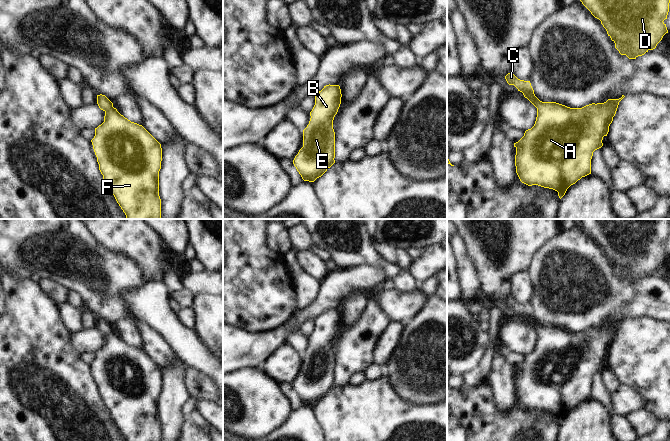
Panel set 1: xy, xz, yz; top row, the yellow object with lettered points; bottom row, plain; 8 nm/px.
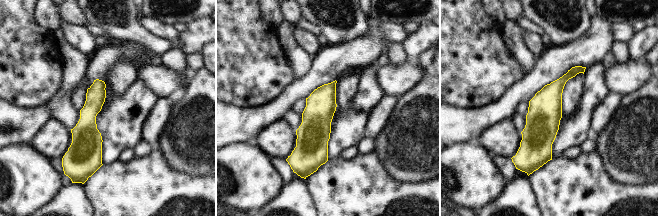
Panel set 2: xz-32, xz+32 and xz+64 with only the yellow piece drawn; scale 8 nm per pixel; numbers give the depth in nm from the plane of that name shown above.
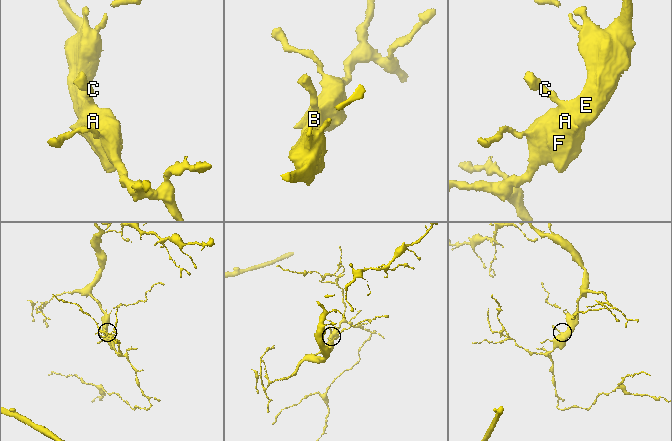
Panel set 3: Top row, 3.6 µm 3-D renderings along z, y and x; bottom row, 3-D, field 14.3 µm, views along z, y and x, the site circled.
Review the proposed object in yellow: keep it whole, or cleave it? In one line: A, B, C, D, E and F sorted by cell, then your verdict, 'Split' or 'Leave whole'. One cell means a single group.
Groups: A B C D E F. Leave whole.

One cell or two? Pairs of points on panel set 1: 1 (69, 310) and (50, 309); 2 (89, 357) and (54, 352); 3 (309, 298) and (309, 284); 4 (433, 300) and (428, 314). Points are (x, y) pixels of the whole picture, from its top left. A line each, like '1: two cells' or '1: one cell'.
1: two cells
2: two cells
3: one cell
4: one cell

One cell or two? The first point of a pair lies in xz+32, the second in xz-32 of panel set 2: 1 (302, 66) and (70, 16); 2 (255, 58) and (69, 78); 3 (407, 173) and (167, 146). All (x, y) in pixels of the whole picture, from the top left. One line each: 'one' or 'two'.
1: two
2: two
3: one

